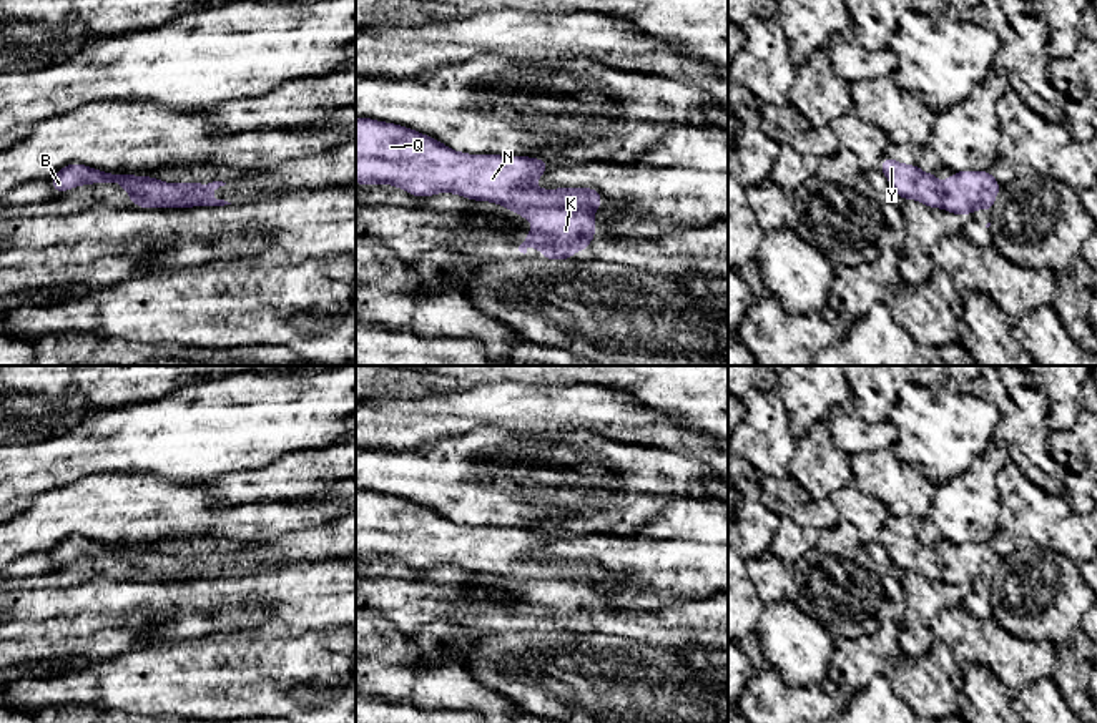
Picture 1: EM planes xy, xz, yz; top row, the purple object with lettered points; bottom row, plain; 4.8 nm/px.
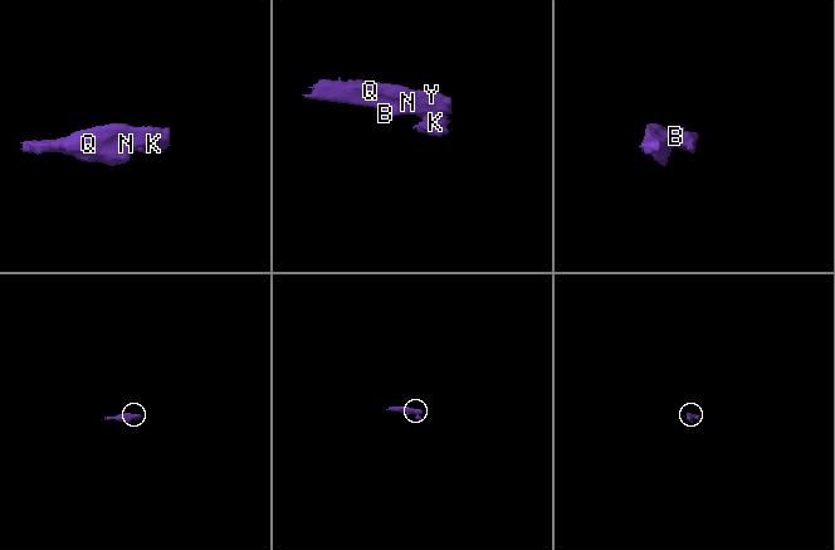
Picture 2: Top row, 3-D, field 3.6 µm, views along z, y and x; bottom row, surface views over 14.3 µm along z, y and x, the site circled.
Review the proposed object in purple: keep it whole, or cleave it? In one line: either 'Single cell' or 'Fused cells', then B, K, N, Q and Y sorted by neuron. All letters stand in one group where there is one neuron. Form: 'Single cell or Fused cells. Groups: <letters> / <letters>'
Fused cells. Groups: B N Q Y / K

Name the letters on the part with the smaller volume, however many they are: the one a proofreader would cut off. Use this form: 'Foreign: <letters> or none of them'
Foreign: K

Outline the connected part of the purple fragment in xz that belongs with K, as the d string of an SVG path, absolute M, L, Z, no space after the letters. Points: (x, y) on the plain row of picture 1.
M540 580L529 583L514 583L534 597L534 602L519 618L527 625L529 618L540 622L544 632L575 632L575 623L587 623L595 610L597 588L592 583L567 580Z

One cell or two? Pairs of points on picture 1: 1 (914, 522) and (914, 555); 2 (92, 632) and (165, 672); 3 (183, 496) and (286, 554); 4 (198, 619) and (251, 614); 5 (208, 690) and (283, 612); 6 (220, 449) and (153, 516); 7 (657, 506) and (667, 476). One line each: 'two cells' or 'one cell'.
1: one cell
2: two cells
3: two cells
4: one cell
5: two cells
6: two cells
7: one cell

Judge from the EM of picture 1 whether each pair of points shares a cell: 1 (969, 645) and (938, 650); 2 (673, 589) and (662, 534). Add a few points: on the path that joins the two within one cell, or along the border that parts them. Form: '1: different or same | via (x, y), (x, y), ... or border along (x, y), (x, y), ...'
1: different | border along (936, 637), (953, 655)
2: same | via (677, 575), (677, 557), (667, 547)

